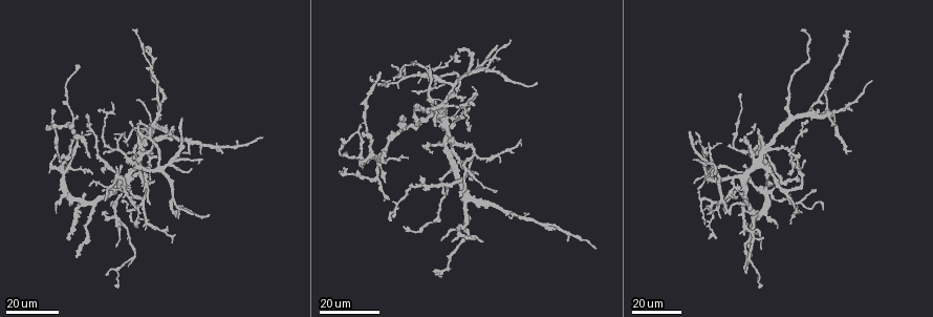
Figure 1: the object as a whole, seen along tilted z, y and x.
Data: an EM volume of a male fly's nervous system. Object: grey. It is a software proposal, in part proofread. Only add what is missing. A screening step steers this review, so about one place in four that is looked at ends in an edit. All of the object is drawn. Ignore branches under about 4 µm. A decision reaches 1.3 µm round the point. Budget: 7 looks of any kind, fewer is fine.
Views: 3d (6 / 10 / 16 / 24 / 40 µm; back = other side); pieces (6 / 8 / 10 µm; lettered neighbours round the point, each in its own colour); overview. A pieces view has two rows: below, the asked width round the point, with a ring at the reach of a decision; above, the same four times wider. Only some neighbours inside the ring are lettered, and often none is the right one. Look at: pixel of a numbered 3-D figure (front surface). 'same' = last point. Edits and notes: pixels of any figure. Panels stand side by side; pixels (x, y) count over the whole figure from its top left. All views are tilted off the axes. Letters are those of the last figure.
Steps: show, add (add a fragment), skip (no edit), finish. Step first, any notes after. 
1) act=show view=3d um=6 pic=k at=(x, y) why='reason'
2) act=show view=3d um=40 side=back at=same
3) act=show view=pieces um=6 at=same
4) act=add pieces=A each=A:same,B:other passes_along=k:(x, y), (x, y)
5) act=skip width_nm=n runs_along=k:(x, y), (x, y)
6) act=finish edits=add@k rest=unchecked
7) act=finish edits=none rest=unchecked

act=show view=3d um=16 pic=1 at=(688, 130) why='free end'

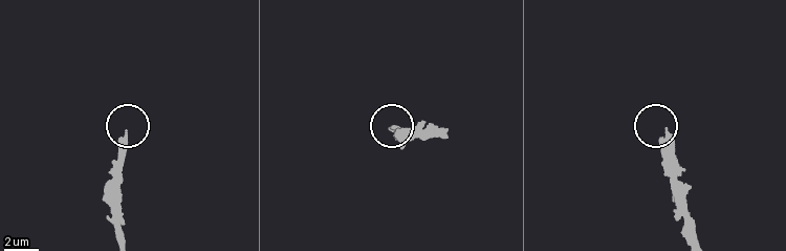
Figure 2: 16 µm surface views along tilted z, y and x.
act=show view=pieces um=10 pic=2 at=(126, 129)

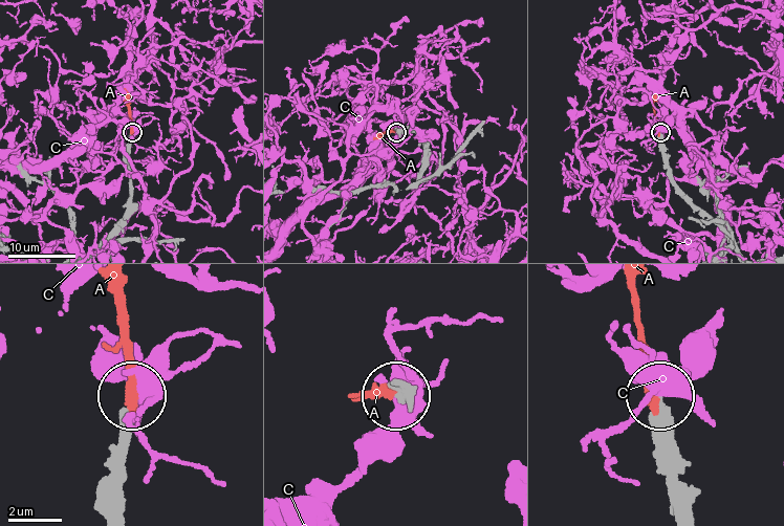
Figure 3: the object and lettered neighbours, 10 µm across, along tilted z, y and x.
act=add pieces=A each=A:same,C:other passes_along=3:(410, 398), (395, 390), (363, 397) found='it goes on there'

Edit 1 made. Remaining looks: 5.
act=show view=3d um=24 pic=1 at=(151, 204) why='long arm stops here'

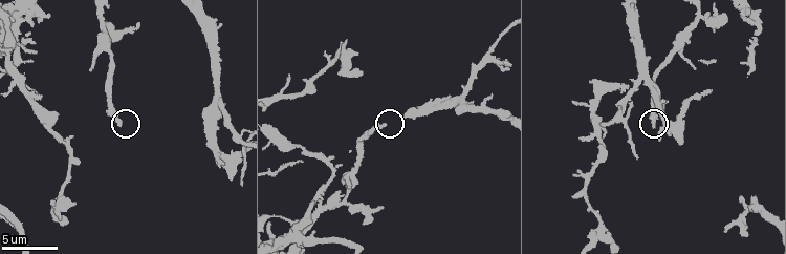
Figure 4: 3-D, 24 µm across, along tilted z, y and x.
act=show view=pieces um=6 pic=4 at=(652, 125)

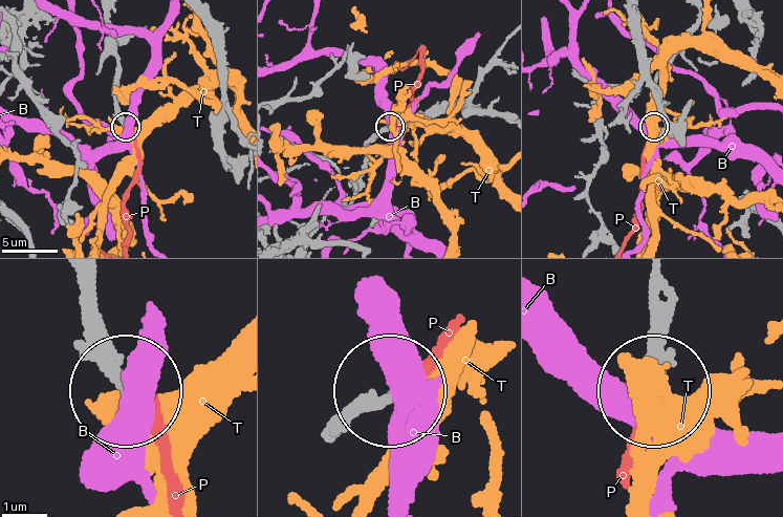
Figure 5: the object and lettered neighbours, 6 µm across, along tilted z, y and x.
act=add pieces=P each=B:other,P:same,T:other passes_along=5:(95, 281), (99, 358), (150, 431), (166, 500) found='the neuron continues'

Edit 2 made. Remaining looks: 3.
act=show view=overview why='redraw'

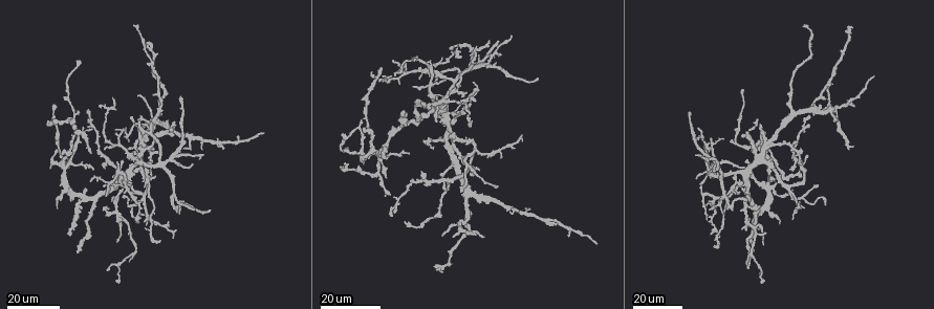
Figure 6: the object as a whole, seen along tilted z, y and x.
act=show view=3d um=16 pic=6 at=(704, 142) why='free end'

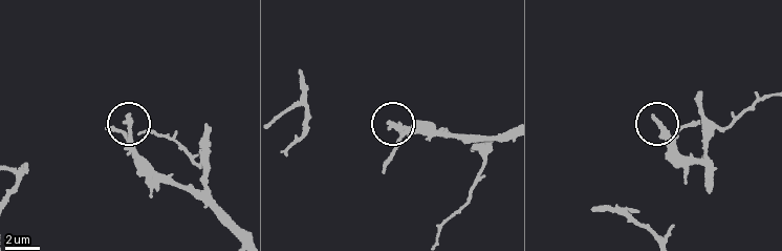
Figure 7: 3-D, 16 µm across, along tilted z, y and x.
act=show view=pieces um=10 pic=7 at=(130, 116)

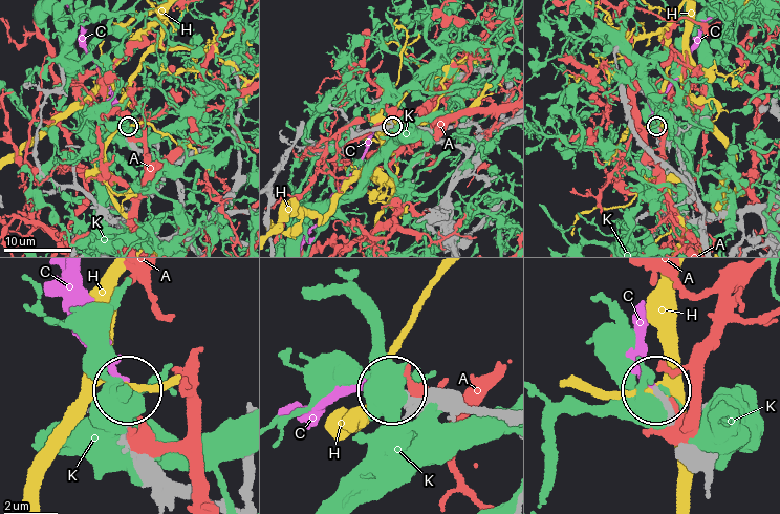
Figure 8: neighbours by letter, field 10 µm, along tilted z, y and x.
act=add pieces=C each=A:other,C:same,H:other,K:other passes_along=8:(703, 453), (651, 389), (641, 355), (645, 324) found='it goes on there'

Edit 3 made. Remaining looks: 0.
act=finish edits=add@3,add@5,add@8 rest=unchecked

